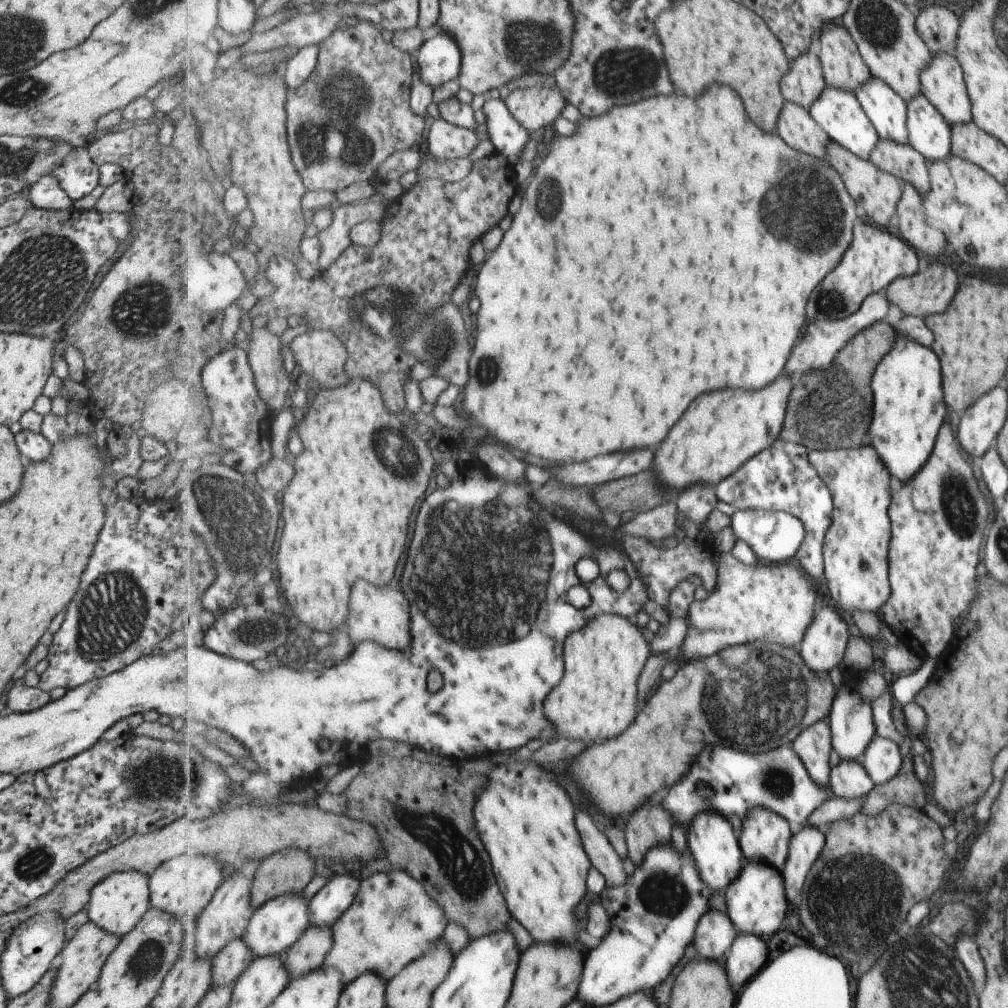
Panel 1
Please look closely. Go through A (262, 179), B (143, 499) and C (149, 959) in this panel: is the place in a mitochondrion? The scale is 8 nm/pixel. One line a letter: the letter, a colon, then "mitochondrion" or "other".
A: other
B: other
C: mitochondrion

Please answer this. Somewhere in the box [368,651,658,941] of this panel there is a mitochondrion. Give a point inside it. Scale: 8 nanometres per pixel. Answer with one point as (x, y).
(457, 866)

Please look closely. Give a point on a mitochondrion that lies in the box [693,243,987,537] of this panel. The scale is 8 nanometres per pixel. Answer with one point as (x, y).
(834, 408)

